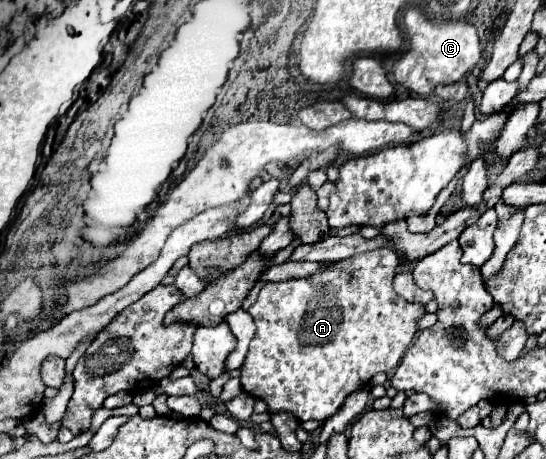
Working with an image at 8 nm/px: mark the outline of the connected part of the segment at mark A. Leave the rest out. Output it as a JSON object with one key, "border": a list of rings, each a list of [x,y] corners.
{"border":[[[377,248],[373,252],[341,260],[309,280],[267,282],[261,288],[257,302],[247,310],[253,316],[257,330],[239,374],[243,390],[261,398],[267,404],[269,414],[289,412],[299,422],[325,422],[341,408],[351,392],[363,388],[377,372],[391,372],[413,342],[417,332],[415,320],[425,314],[421,304],[405,302],[393,292],[391,284],[397,266],[399,256],[393,250]]]}

